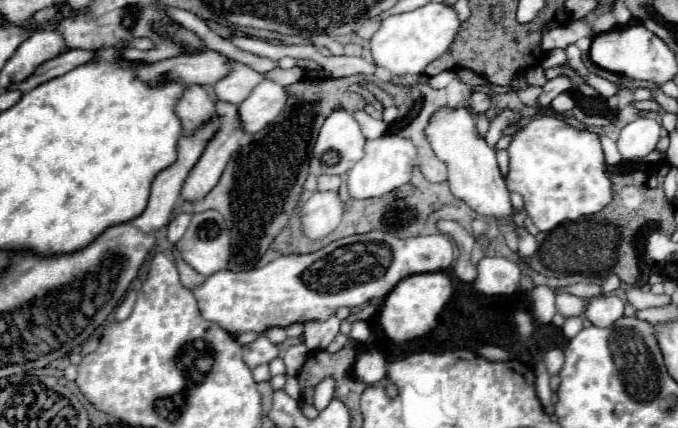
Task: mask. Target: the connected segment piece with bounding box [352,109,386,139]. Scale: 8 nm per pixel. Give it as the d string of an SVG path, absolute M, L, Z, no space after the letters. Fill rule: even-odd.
M362 109L354 111L352 115L354 115L354 119L360 123L362 133L364 133L366 139L376 139L376 137L384 135L384 131L386 131L386 123L384 123L384 121L372 119L372 117L370 117L366 111L362 111Z

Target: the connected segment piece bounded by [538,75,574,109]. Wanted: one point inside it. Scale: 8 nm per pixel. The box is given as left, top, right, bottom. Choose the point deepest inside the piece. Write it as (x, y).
(560, 84)

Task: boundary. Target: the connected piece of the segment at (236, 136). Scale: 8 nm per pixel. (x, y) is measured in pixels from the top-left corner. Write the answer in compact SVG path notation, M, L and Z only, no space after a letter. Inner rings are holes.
M218 101L218 103L216 103L216 111L218 111L218 115L220 115L220 117L218 117L218 129L216 129L214 137L208 141L208 145L204 147L204 153L200 155L198 163L192 167L188 179L186 179L184 187L182 187L182 199L186 199L186 201L204 197L204 195L218 183L218 179L220 179L220 175L222 175L226 163L230 161L232 153L234 153L236 149L240 149L240 145L242 145L242 141L244 141L244 137L246 137L246 131L244 131L244 127L242 127L242 121L240 121L238 107L236 107L236 105Z

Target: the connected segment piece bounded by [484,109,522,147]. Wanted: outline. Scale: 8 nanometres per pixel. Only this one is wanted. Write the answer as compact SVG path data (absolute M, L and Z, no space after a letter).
M504 109L504 111L500 111L500 113L490 121L490 129L488 129L488 133L486 133L484 139L494 147L494 145L498 143L498 139L504 135L504 129L510 127L510 125L514 125L514 123L518 123L520 119L522 119L520 113L514 111L514 109Z

